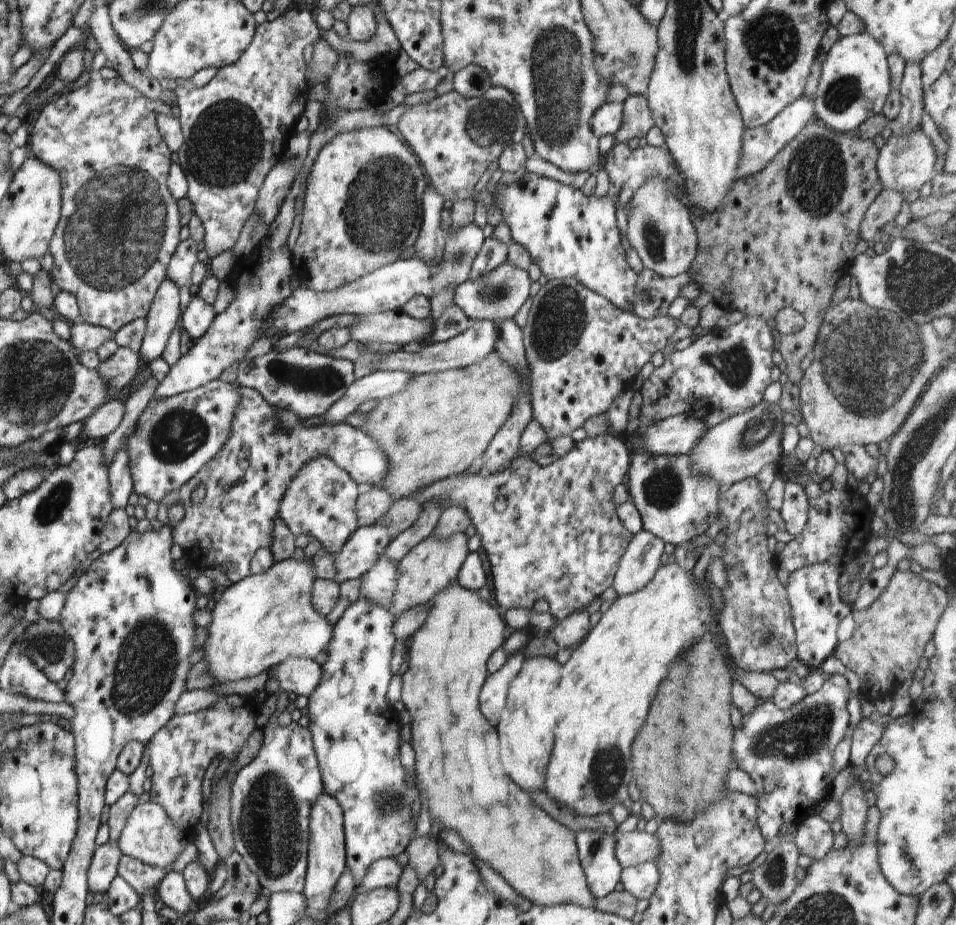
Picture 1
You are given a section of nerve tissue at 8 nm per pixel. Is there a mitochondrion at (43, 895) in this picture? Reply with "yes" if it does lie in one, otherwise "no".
no

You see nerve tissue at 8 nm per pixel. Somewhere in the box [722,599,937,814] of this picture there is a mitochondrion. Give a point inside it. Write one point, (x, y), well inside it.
(796, 740)

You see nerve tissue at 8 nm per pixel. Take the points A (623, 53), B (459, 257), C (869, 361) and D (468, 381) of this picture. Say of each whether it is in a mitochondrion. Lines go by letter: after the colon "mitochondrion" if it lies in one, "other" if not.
A: other
B: mitochondrion
C: mitochondrion
D: other

